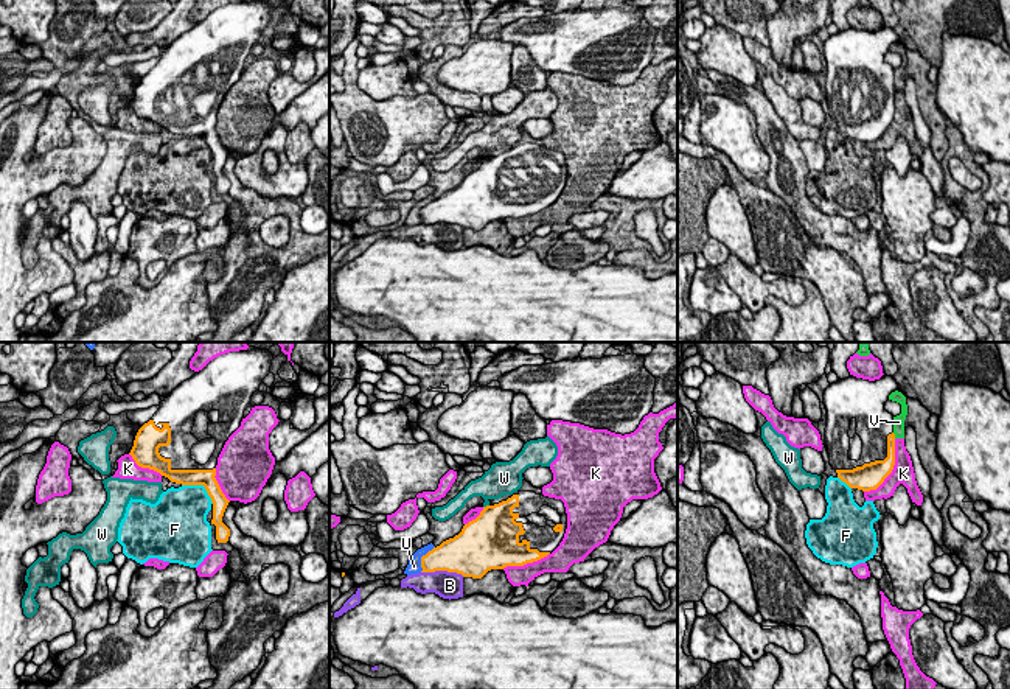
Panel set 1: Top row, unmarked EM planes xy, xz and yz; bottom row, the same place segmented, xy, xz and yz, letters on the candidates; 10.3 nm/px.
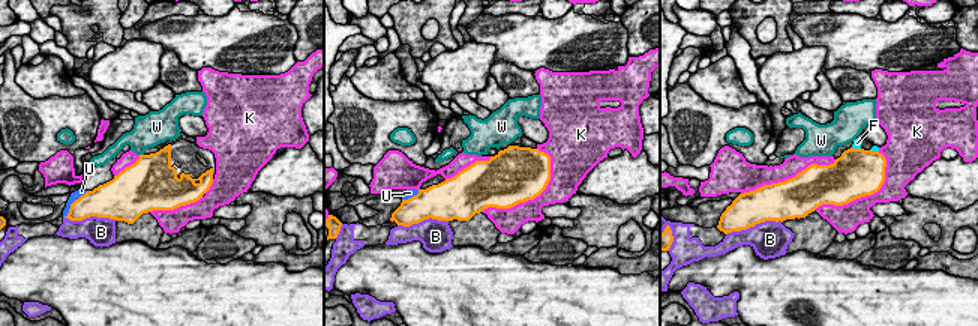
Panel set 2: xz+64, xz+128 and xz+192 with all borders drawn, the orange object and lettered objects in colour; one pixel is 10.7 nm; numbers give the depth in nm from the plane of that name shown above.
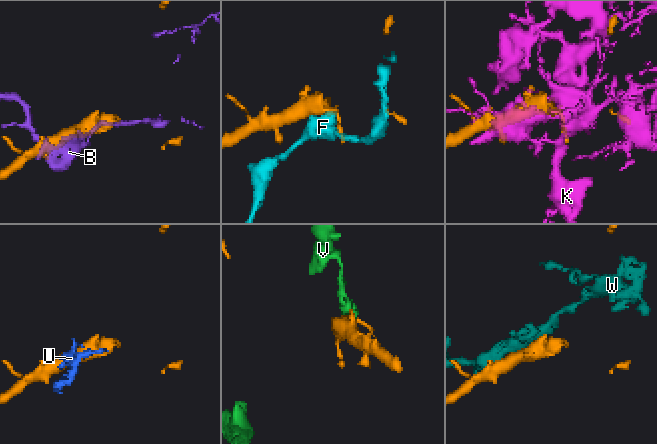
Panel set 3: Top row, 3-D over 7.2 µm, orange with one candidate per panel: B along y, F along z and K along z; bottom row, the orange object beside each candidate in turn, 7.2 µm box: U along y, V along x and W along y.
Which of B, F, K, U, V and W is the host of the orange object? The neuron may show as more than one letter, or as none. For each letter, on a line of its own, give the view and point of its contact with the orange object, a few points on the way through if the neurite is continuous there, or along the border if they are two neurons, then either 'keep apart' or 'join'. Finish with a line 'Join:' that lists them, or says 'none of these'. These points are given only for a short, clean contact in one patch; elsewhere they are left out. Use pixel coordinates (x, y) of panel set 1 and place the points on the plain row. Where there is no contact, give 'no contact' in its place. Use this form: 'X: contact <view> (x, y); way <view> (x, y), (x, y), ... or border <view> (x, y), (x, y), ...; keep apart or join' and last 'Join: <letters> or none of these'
B: contact xz (443, 221); keep apart
F: contact xy (201, 136); keep apart
K: contact yz (892, 120); keep apart
U: contact xz (421, 210); keep apart
V: contact yz (894, 87); keep apart
W: contact xz (487, 157); keep apart
Join: none of these

